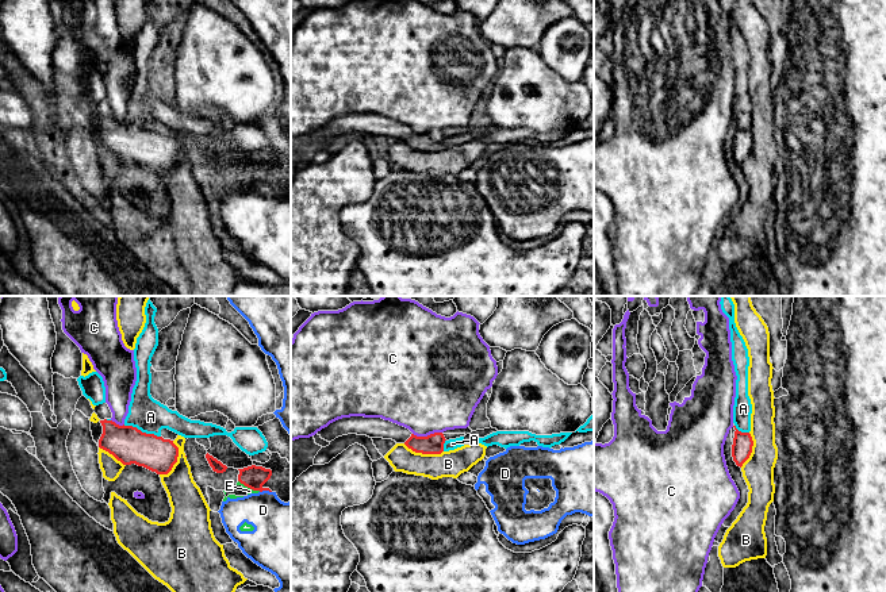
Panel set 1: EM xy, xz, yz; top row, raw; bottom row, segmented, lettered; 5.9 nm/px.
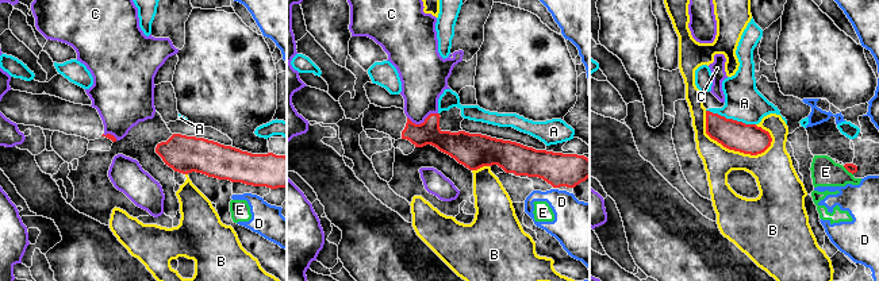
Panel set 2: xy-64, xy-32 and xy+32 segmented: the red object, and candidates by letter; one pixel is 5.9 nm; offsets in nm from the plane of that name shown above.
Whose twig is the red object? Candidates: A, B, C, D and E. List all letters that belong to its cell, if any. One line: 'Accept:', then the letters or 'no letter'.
Accept: no letter

